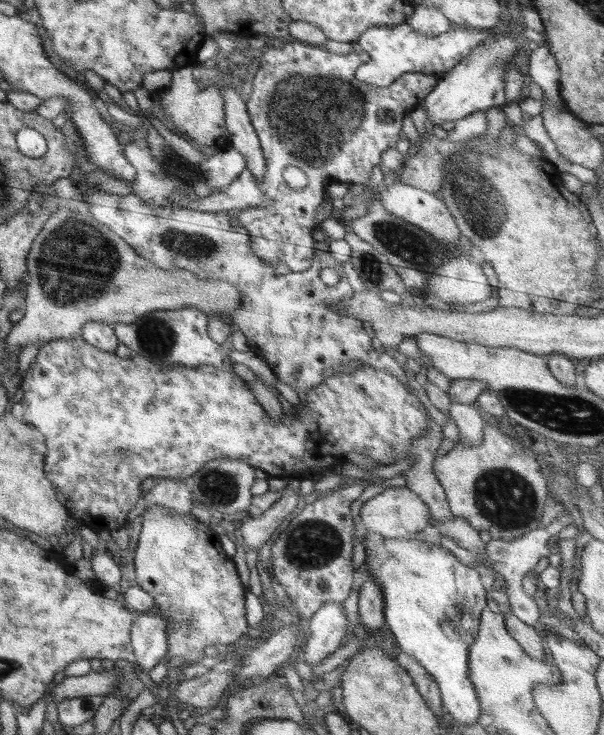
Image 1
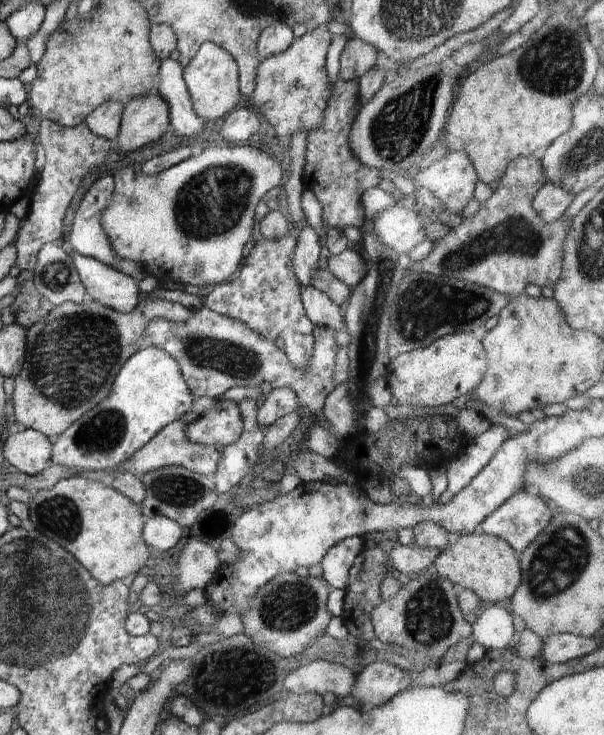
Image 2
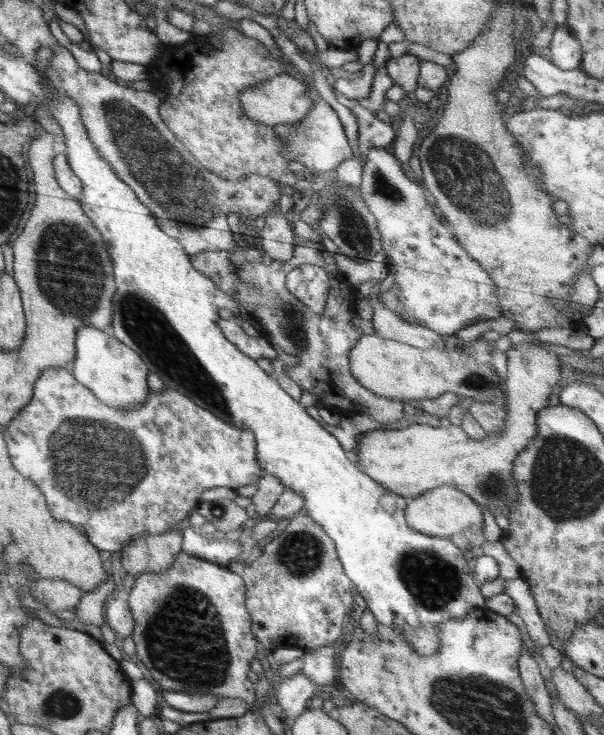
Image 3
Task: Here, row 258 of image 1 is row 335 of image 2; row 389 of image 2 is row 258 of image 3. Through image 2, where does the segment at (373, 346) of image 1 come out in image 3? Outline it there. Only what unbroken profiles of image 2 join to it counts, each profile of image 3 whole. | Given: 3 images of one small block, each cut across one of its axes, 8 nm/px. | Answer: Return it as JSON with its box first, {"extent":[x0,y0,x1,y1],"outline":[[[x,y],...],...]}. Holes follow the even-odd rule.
{"extent":[190,239,405,425],"outline":[[[296,239],[294,247],[294,255],[292,258],[272,259],[272,262],[268,266],[262,262],[248,262],[244,261],[240,269],[234,269],[234,265],[230,262],[230,255],[234,252],[244,252],[244,247],[240,244],[236,244],[234,249],[218,249],[216,251],[202,251],[198,254],[190,255],[190,262],[192,266],[198,272],[205,274],[222,292],[226,294],[234,294],[232,296],[250,316],[255,316],[254,320],[264,328],[262,340],[266,340],[270,347],[280,348],[282,353],[286,353],[288,356],[293,356],[298,360],[296,367],[289,366],[285,368],[287,376],[290,377],[303,392],[309,392],[317,396],[316,408],[336,409],[340,413],[365,415],[371,420],[377,421],[380,424],[388,425],[394,423],[403,417],[403,410],[405,410],[405,404],[401,400],[389,400],[384,398],[370,390],[367,390],[354,379],[354,376],[349,370],[349,353],[355,346],[356,342],[362,337],[362,330],[354,328],[352,320],[357,317],[355,312],[355,302],[358,300],[358,289],[356,285],[348,282],[348,279],[338,274],[338,270],[334,264],[334,256],[331,252],[326,251],[322,242],[308,241],[304,239]],[[306,263],[324,267],[327,270],[329,280],[331,281],[331,288],[329,290],[328,298],[326,300],[325,311],[322,314],[316,314],[312,309],[308,308],[300,299],[294,297],[294,294],[290,294],[290,291],[286,288],[286,275],[290,270],[305,265]]]}

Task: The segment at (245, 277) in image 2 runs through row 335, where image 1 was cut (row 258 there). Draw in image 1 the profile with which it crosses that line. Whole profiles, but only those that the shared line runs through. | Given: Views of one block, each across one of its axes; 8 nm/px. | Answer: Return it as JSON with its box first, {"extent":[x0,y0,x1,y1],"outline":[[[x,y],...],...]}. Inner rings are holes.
{"extent":[234,40,440,272],"outline":[[[298,40],[285,44],[284,48],[266,47],[260,54],[258,71],[250,77],[252,94],[244,98],[252,126],[258,135],[266,173],[262,179],[256,179],[256,184],[270,198],[266,207],[246,207],[234,213],[236,223],[249,232],[250,250],[270,266],[278,266],[284,262],[291,272],[306,270],[313,261],[317,241],[312,237],[312,231],[317,228],[314,217],[320,204],[324,202],[326,186],[334,182],[348,184],[370,184],[370,176],[374,166],[382,166],[382,153],[395,150],[402,131],[402,118],[406,113],[416,109],[430,94],[440,75],[421,72],[405,72],[392,81],[392,84],[381,87],[356,79],[356,70],[368,58],[364,51],[352,51],[348,54],[334,54],[322,46],[309,45]],[[288,166],[298,166],[308,183],[302,189],[290,188],[284,181],[282,172]]]}

